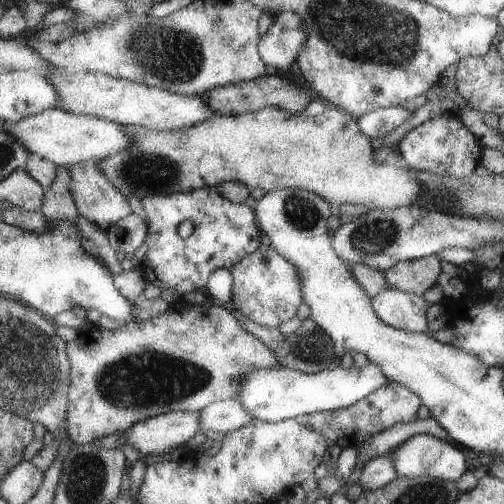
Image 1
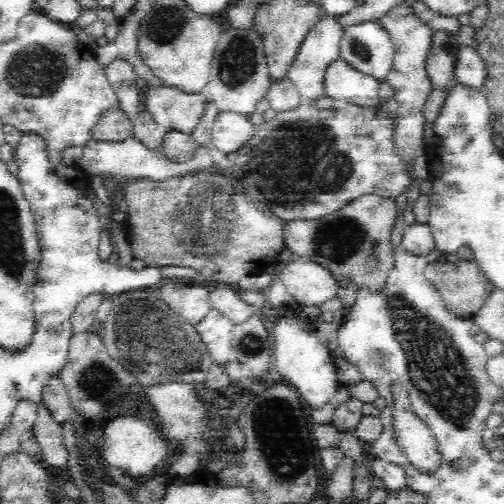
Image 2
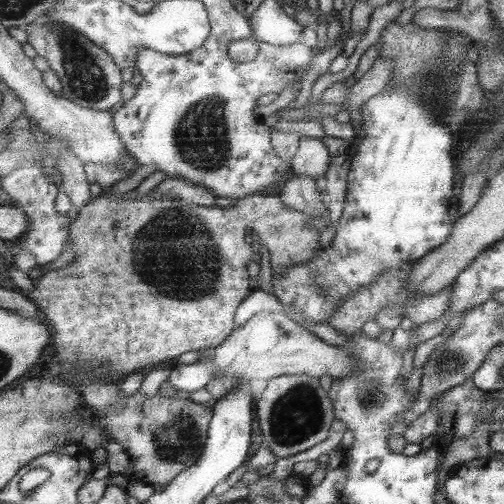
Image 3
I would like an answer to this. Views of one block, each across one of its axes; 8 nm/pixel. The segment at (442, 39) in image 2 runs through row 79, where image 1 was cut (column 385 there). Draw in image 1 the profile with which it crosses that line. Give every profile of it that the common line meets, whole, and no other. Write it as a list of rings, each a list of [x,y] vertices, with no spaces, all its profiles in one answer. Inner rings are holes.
[[[419,418],[419,422],[407,422],[407,424],[395,424],[379,434],[373,434],[371,438],[365,438],[361,442],[357,442],[357,466],[351,474],[351,478],[347,480],[347,488],[353,486],[353,482],[361,480],[363,470],[369,466],[369,462],[373,462],[379,456],[387,456],[387,454],[395,454],[399,446],[403,446],[407,440],[415,438],[415,436],[435,436],[441,438],[445,442],[453,442],[451,434],[443,428],[443,424],[437,418]]]

